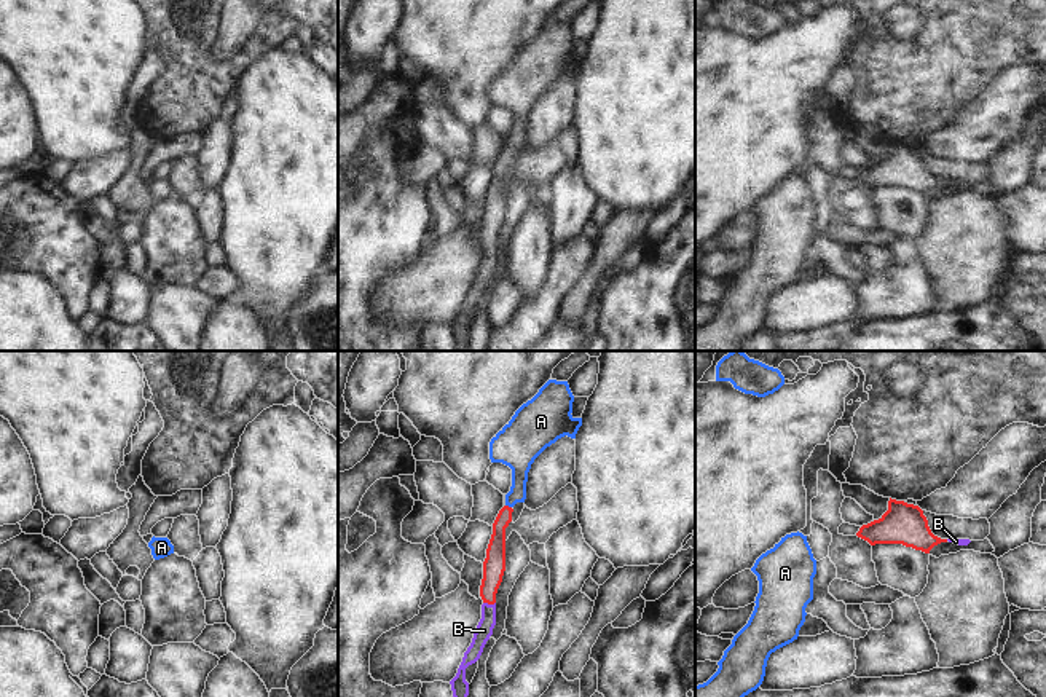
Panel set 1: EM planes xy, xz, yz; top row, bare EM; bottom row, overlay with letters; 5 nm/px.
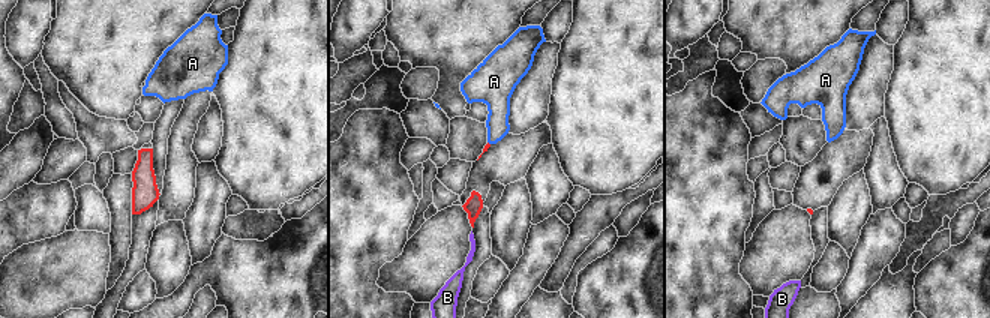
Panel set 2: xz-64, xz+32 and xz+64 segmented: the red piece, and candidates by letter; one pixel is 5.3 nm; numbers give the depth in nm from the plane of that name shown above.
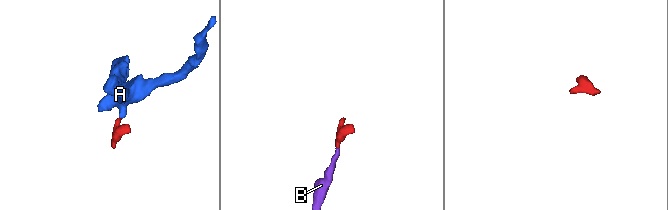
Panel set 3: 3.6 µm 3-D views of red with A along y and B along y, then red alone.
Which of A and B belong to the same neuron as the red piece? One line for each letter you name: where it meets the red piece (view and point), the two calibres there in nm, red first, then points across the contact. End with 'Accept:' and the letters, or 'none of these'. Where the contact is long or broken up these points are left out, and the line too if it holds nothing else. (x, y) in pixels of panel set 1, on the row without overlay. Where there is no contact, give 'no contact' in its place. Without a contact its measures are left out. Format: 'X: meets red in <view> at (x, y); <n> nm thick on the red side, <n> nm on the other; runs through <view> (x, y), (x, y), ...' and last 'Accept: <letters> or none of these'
A: meets red in xz at (507, 149); 100 nm thick on the red side, 140 nm on the other; runs through xz (496, 192), (498, 169), (507, 149), (519, 131), (519, 101)
B: meets red in xz at (490, 246); 110 nm thick on the red side, 90 nm on the other; runs through xz (495, 206), (490, 225), (490, 246), (488, 263), (483, 273)
Accept: A, B

